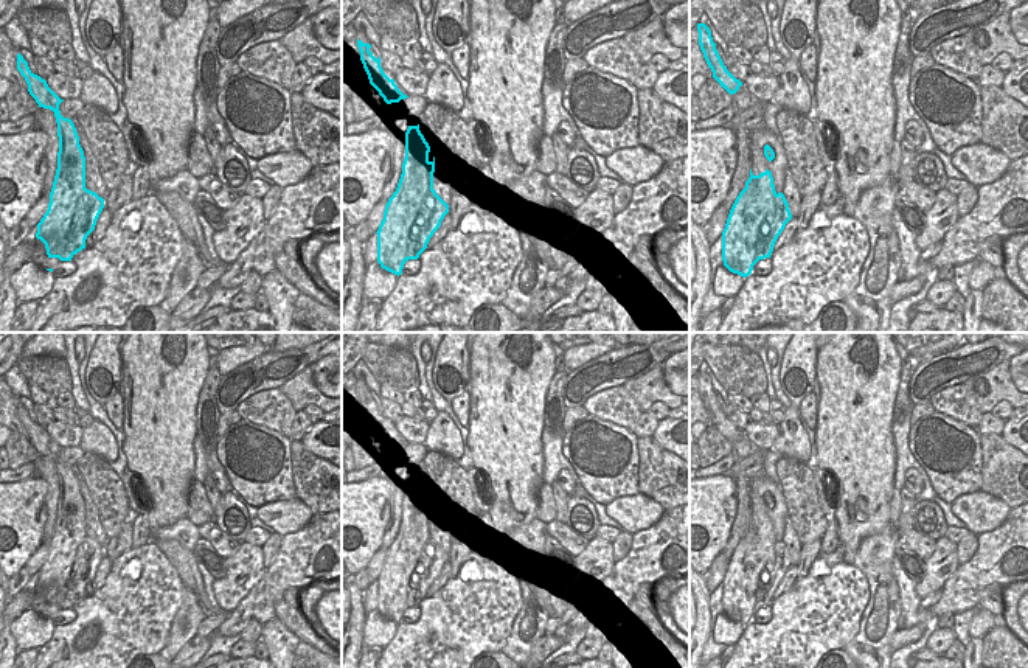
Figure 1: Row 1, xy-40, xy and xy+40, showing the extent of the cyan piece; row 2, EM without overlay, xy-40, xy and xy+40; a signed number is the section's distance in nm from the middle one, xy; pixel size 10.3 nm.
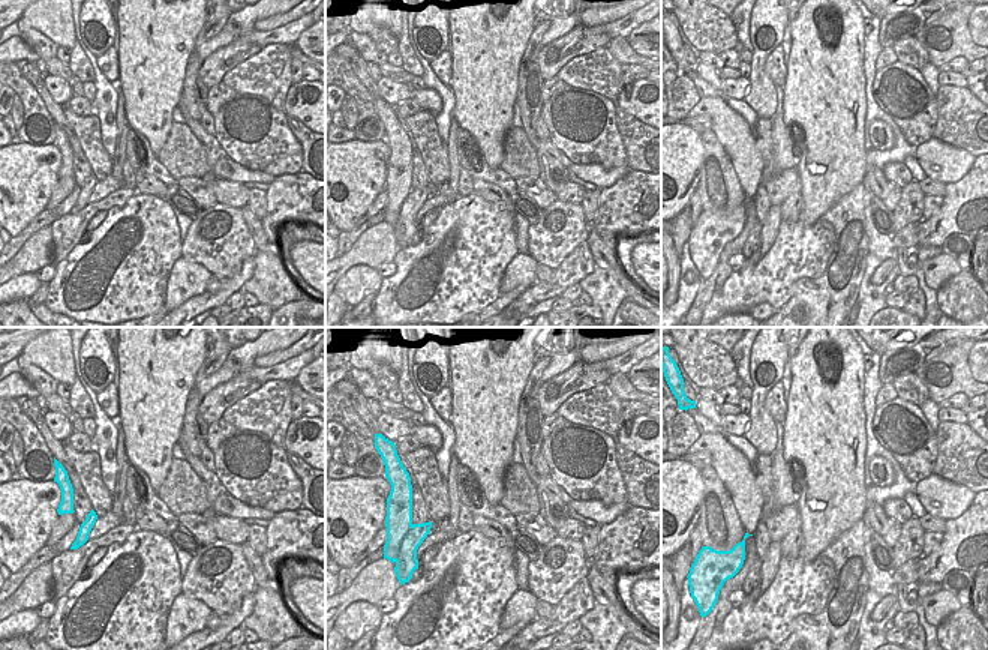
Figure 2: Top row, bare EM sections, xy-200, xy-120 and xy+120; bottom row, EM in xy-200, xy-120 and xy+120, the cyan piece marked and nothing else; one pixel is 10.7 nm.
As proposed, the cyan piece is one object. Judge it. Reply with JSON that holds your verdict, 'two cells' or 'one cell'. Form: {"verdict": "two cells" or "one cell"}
{"verdict": "two cells"}

